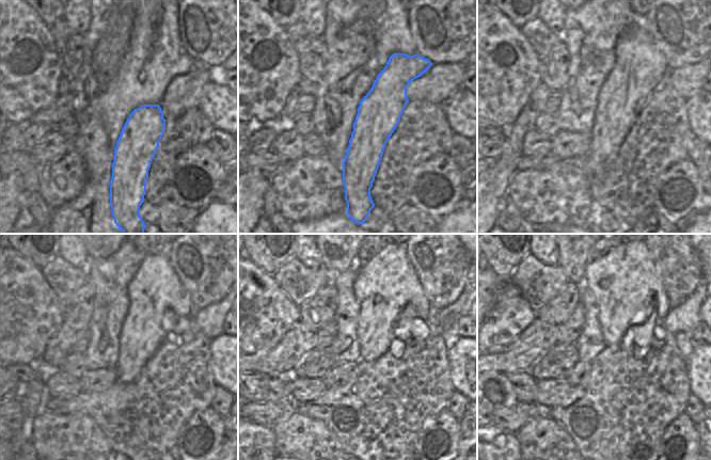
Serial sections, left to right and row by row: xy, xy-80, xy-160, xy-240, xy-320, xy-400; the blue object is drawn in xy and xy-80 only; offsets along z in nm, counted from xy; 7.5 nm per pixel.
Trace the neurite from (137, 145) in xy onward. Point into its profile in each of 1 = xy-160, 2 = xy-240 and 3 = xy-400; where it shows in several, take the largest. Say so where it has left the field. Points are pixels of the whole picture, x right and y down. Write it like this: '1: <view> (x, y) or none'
1: xy-160 (640, 66)
2: xy-240 (155, 289)
3: xy-400 (627, 287)

